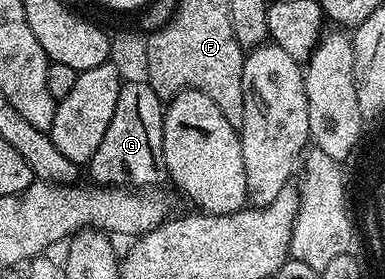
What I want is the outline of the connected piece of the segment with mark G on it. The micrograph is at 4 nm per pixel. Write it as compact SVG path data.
M145 79L123 83L120 98L116 98L112 122L108 122L108 130L104 130L104 138L89 162L89 179L98 186L154 186L150 184L165 181L168 173L162 153L163 111L163 97L158 96Z

